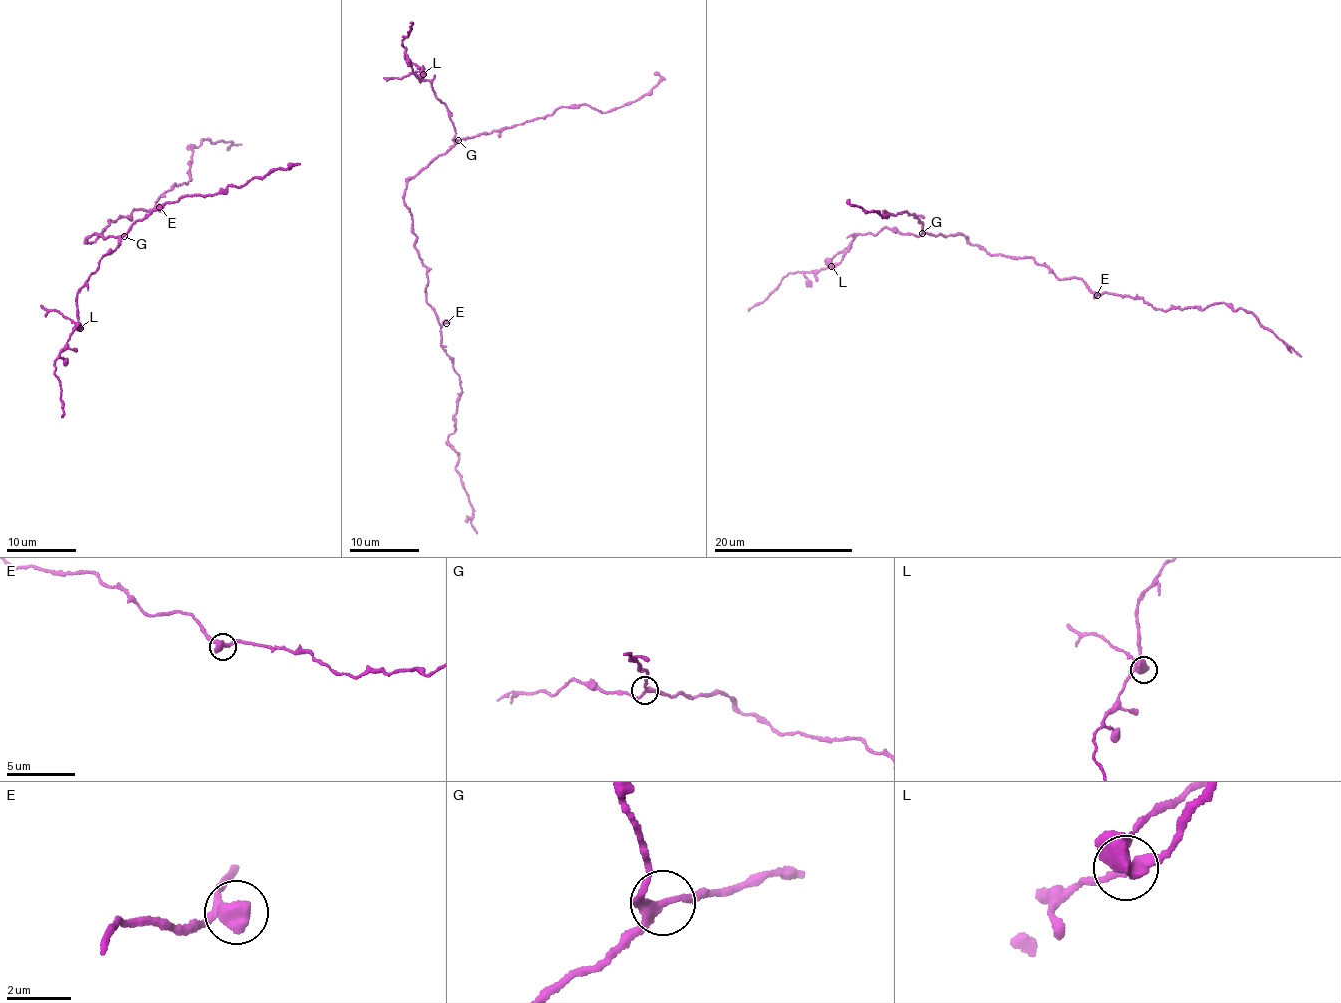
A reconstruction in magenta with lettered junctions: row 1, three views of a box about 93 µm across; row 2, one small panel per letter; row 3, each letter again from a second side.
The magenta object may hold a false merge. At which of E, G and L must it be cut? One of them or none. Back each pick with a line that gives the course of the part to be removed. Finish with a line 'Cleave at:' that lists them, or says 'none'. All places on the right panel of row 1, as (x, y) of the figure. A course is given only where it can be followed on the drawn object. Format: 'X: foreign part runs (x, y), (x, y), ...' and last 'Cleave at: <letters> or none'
L: foreign part runs (831, 265), (838, 252), (849, 246), (856, 235)
Cleave at: L

